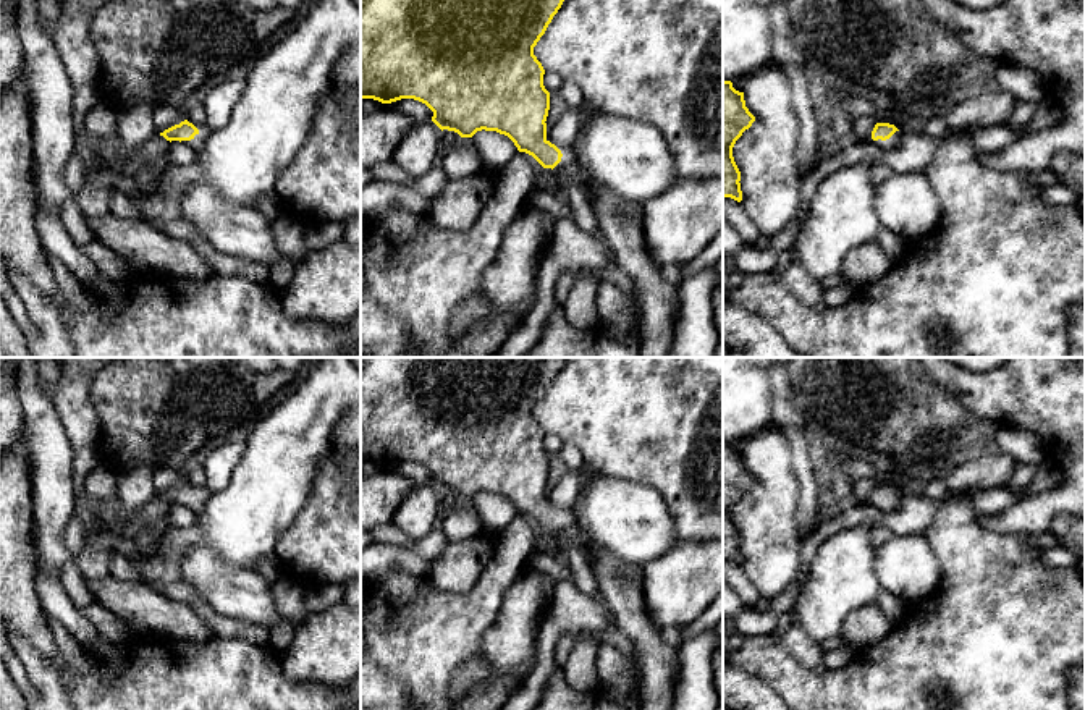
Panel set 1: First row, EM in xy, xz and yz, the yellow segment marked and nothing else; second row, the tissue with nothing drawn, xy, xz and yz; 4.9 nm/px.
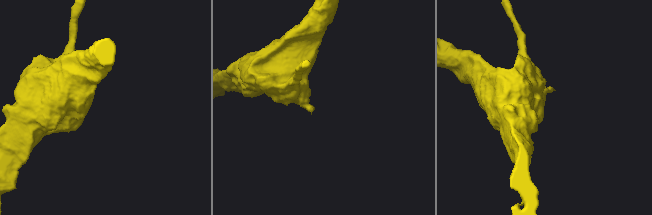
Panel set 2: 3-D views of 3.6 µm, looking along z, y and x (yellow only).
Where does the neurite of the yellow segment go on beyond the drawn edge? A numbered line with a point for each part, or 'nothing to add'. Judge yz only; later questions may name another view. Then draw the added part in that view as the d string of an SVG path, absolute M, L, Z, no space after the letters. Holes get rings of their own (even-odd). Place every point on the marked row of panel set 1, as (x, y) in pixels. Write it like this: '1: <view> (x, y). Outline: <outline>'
1: yz (896, 138). Outline: M899 129L899 131L896 131L896 133L894 133L894 134L893 134L889 139L886 139L886 141L881 141L881 139L878 139L878 141L873 141L873 139L872 139L872 134L870 134L870 136L868 136L868 141L872 141L873 144L876 144L876 146L878 146L878 147L881 147L881 149L886 149L886 150L889 150L889 149L894 149L894 147L897 147L897 146L901 144L901 141L902 141L902 131L901 131L901 129Z

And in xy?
1: xy (198, 143). Outline: M194 125L194 126L199 129L199 133L191 141L181 141L181 142L191 146L199 154L204 149L213 129L209 128L207 125Z

